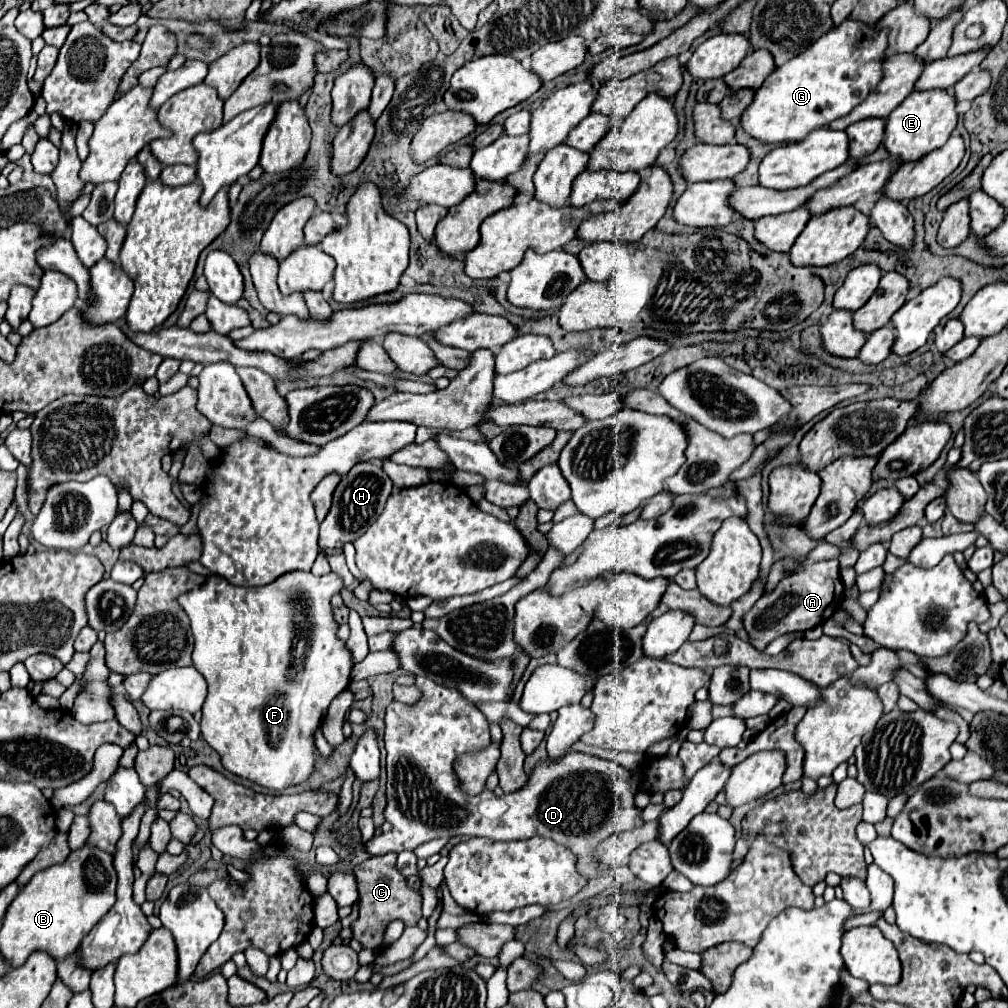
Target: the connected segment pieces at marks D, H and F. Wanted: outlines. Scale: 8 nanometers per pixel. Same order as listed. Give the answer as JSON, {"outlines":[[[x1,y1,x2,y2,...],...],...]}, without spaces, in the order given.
{"outlines":[[[416,677,416,683,414,683,414,685,422,691,422,697,420,697,416,703,408,705,408,703,394,701,394,703,390,703,388,709,386,709,384,747,386,747,386,751,388,751,388,759,386,759,386,771,388,771,386,799,388,799,388,805,386,805,386,809,384,809,384,817,386,817,386,821,392,823,392,831,390,831,390,833,382,833,382,835,370,839,368,845,364,845,368,853,372,853,372,855,402,853,402,851,412,851,412,849,416,849,418,845,422,845,422,843,426,843,426,841,432,841,432,839,440,839,440,837,446,837,446,839,448,839,448,837,458,837,458,835,466,835,466,837,488,837,488,839,494,839,494,841,516,841,516,839,530,839,530,837,534,837,534,835,542,835,542,837,548,837,548,839,552,839,552,841,556,841,556,843,560,843,560,845,572,847,572,837,580,837,582,833,586,833,586,855,592,855,592,853,596,851,596,847,598,847,600,843,604,843,606,839,610,839,614,833,618,833,618,831,632,831,632,829,638,829,638,827,644,825,642,809,638,809,638,807,634,805,634,793,636,793,634,789,636,789,636,787,634,787,634,781,630,779,632,773,630,773,628,769,624,769,622,765,610,761,610,759,600,759,600,757,586,755,586,753,576,753,576,751,566,751,566,755,554,759,552,763,550,763,548,759,540,761,540,763,532,769,532,773,530,773,530,777,528,777,528,783,526,783,522,789,514,791,514,793,506,793,506,795,502,795,502,797,496,797,490,789,484,787,482,793,478,793,478,795,468,795,468,793,462,791,462,787,460,787,460,779,458,779,458,775,456,775,456,771,454,771,454,761,460,757,460,753,478,753,478,751,482,751,482,749,487,747,491,742,490,725,488,725,486,717,482,715,482,711,480,711,478,707,474,707,472,703,466,703,466,699,462,699,462,695,458,695,458,691,448,689,448,687,442,687,442,685,438,685,438,683,430,681,430,679,422,679,422,677]],[[358,463,350,469,346,479,342,477,340,485,334,491,334,503,326,519,320,523,320,547,342,547,348,541,356,541,362,531,384,511,386,499,392,493,392,481,384,473,382,467,376,467,372,463]],[[290,571,280,575,278,579,274,579,272,583,264,585,264,587,238,587,228,583,224,577,220,575,208,575,204,579,202,585,182,593,176,601,178,605,186,611,186,615,190,617,190,627,192,627,192,635,194,635,194,651,192,651,192,661,194,667,204,675,204,679,208,681,208,697,204,701,202,707,202,737,220,753,222,757,222,765,224,769,228,769,234,775,246,777,250,781,256,781,272,791,280,791,288,785,296,785,300,781,304,781,314,765,316,759,316,745,314,745,314,729,318,727,318,723,324,719,328,705,332,703,332,699,344,691,348,687,350,681,350,671,354,665,352,659,352,651,346,647,346,641,342,641,336,631,338,631,338,623,334,619,334,611,330,605,332,595,340,593,342,589,342,579,334,573,334,577,316,577,308,571]]]}

